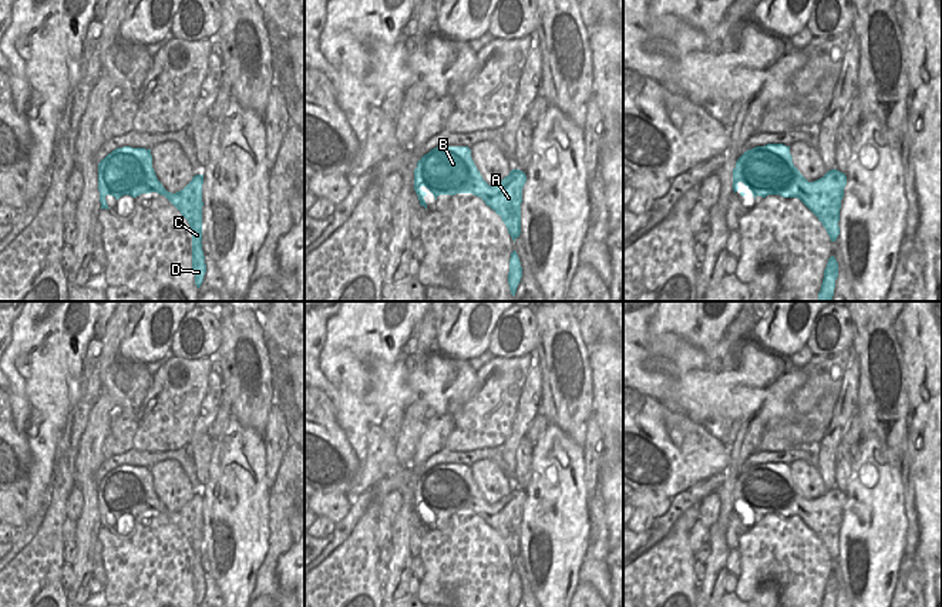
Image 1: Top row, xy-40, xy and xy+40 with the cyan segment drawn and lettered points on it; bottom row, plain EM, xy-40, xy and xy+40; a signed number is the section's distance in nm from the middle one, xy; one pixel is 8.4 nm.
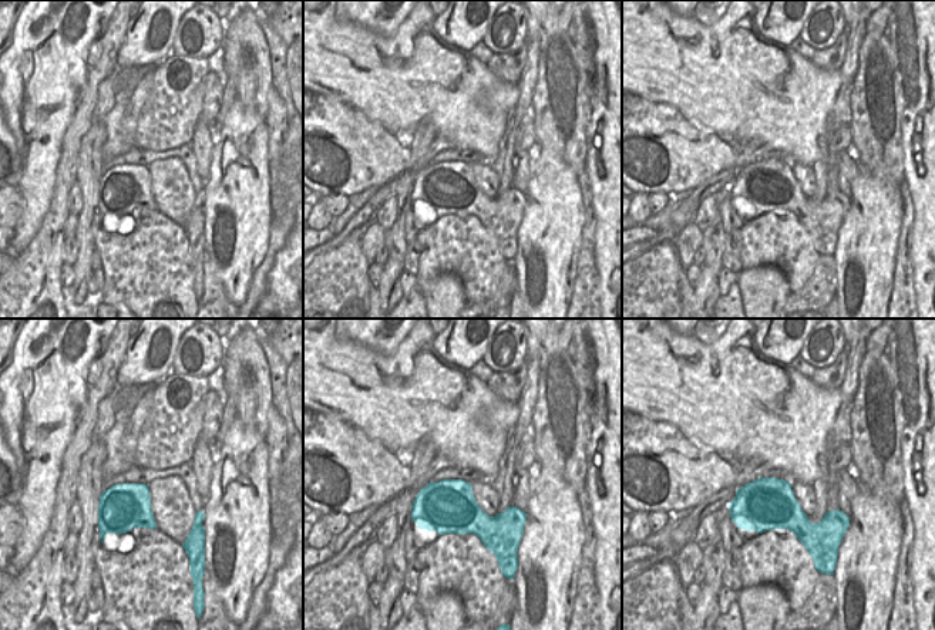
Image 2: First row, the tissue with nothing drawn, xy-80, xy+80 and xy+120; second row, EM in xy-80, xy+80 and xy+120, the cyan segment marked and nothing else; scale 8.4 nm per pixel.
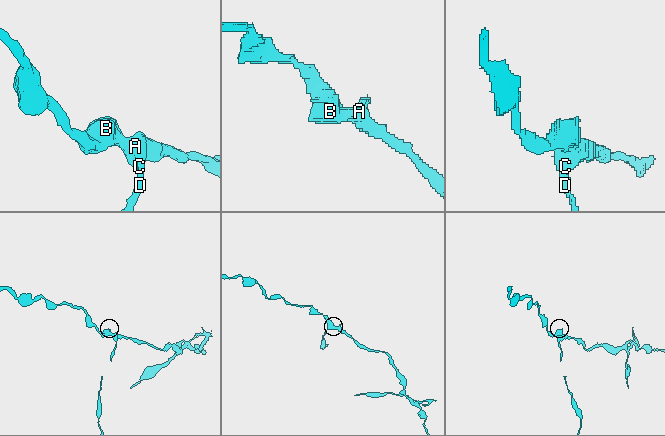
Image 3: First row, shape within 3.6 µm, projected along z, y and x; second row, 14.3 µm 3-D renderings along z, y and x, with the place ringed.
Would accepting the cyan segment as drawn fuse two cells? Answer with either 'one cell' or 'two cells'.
two cells

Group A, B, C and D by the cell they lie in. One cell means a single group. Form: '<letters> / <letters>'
A B / C D

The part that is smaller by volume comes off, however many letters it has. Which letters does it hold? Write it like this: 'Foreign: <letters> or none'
Foreign: C, D

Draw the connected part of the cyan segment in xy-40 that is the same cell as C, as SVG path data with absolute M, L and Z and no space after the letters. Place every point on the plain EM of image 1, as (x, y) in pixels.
M189 525L181 529L181 533L188 539L192 547L192 590L195 593L195 603L199 607L206 591L205 574L202 569L202 525Z

